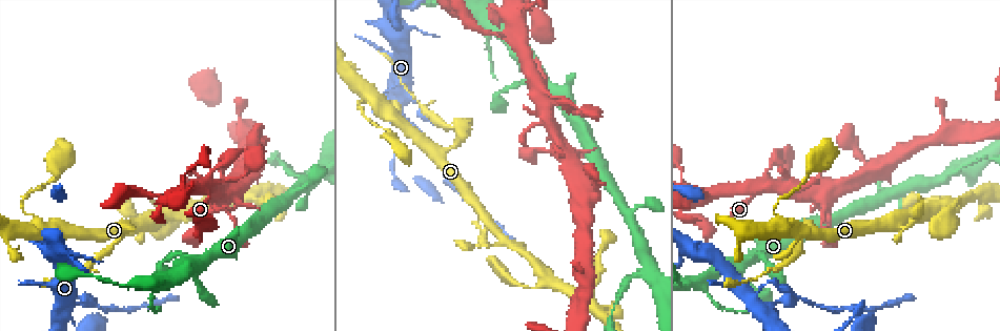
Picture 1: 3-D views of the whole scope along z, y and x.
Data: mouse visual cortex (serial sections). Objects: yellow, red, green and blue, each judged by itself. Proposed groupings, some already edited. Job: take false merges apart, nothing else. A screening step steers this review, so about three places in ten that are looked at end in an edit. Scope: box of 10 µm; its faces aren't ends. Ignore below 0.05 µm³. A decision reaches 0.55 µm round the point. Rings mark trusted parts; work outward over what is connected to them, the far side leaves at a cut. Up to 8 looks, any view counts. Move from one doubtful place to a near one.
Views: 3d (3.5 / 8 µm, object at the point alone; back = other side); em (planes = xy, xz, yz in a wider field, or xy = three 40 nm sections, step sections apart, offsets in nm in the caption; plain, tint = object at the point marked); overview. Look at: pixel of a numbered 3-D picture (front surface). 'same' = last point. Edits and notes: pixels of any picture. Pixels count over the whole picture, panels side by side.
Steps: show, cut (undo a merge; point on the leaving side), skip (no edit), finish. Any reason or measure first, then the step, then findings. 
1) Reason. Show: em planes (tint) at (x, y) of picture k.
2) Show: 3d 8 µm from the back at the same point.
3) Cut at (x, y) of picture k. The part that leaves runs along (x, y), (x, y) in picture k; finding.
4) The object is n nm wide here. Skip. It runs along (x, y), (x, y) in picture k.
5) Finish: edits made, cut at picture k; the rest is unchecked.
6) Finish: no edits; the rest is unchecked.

Sharp bend. Show: 3d 3.5 µm at (775, 282) of picture 1.

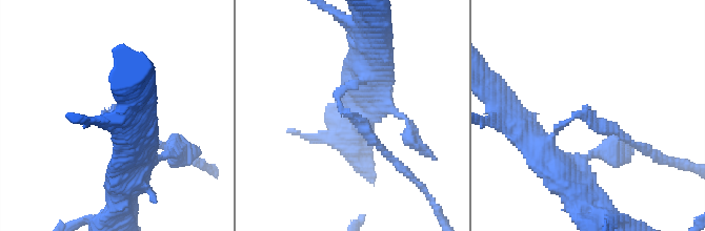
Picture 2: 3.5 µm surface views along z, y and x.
Shape alone is not enough. Show: em xy step 2 (tint) at (347, 113) of picture 2.

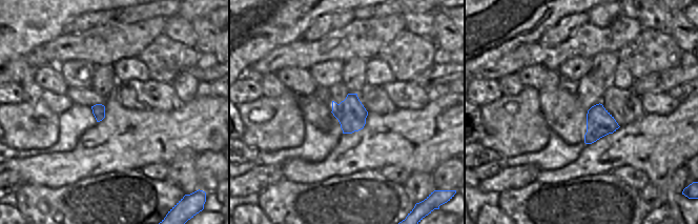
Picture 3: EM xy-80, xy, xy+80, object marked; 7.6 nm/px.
Another direction. Show: em planes (tint) at the same point.

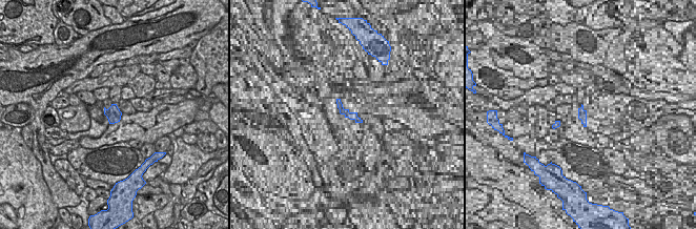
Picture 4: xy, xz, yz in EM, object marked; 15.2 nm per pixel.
Cut at (591, 124) of picture 2. The part that leaves runs along (557, 130), (586, 114), (624, 137) in picture 2; a second cell is stuck on.

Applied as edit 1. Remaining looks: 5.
Sharp bend. Show: 3d 3.5 µm at (22, 202) of picture 1.

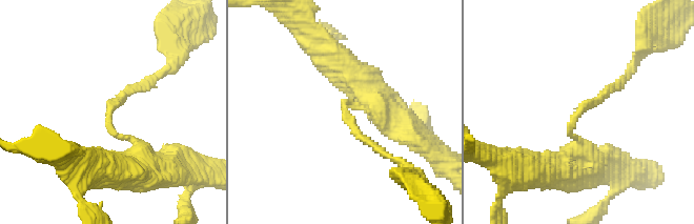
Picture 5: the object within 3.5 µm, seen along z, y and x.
The arms are 150, 350 nm wide. Show: em xy step 5 (tint) at (575, 116) of picture 5.

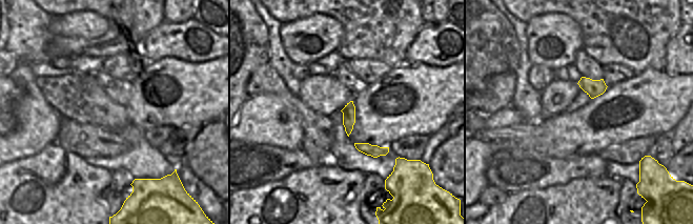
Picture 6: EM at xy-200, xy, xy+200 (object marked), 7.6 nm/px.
Show: em xy step 2 (tint) at the same point.

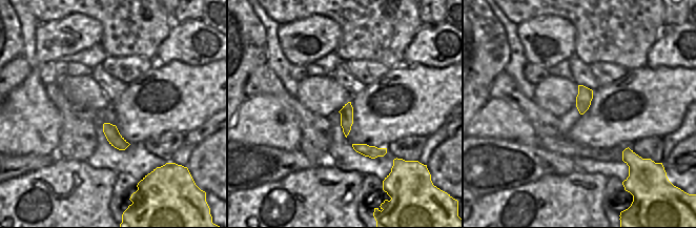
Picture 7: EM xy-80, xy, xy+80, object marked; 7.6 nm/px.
The object is 100 nm wide here. Skip. It runs along (579, 165), (571, 123), (619, 84) in picture 5; one cell here.

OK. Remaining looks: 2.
Calibre changes. Show: 3d 3.5 µm at (511, 36) of picture 1.

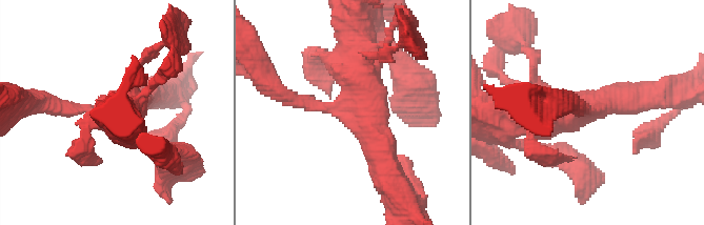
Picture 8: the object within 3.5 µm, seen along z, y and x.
4 arms meet here; the arms are 200, 200, 400, 500 nm wide. Show: em planes (tint) at (351, 108) of picture 8.

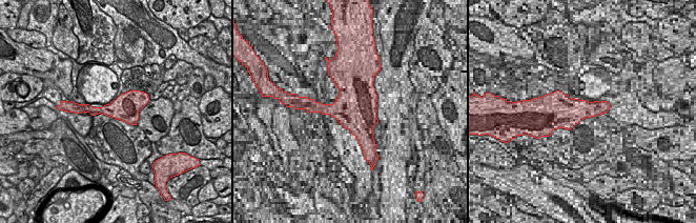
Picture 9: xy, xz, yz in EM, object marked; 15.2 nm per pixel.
The object is 400 nm wide here. Skip. It runs along (383, 155), (363, 106), (282, 96) in picture 8; one cell here.

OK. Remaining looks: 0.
Finish: edits made, cut at picture 2; the rest is unchecked.

